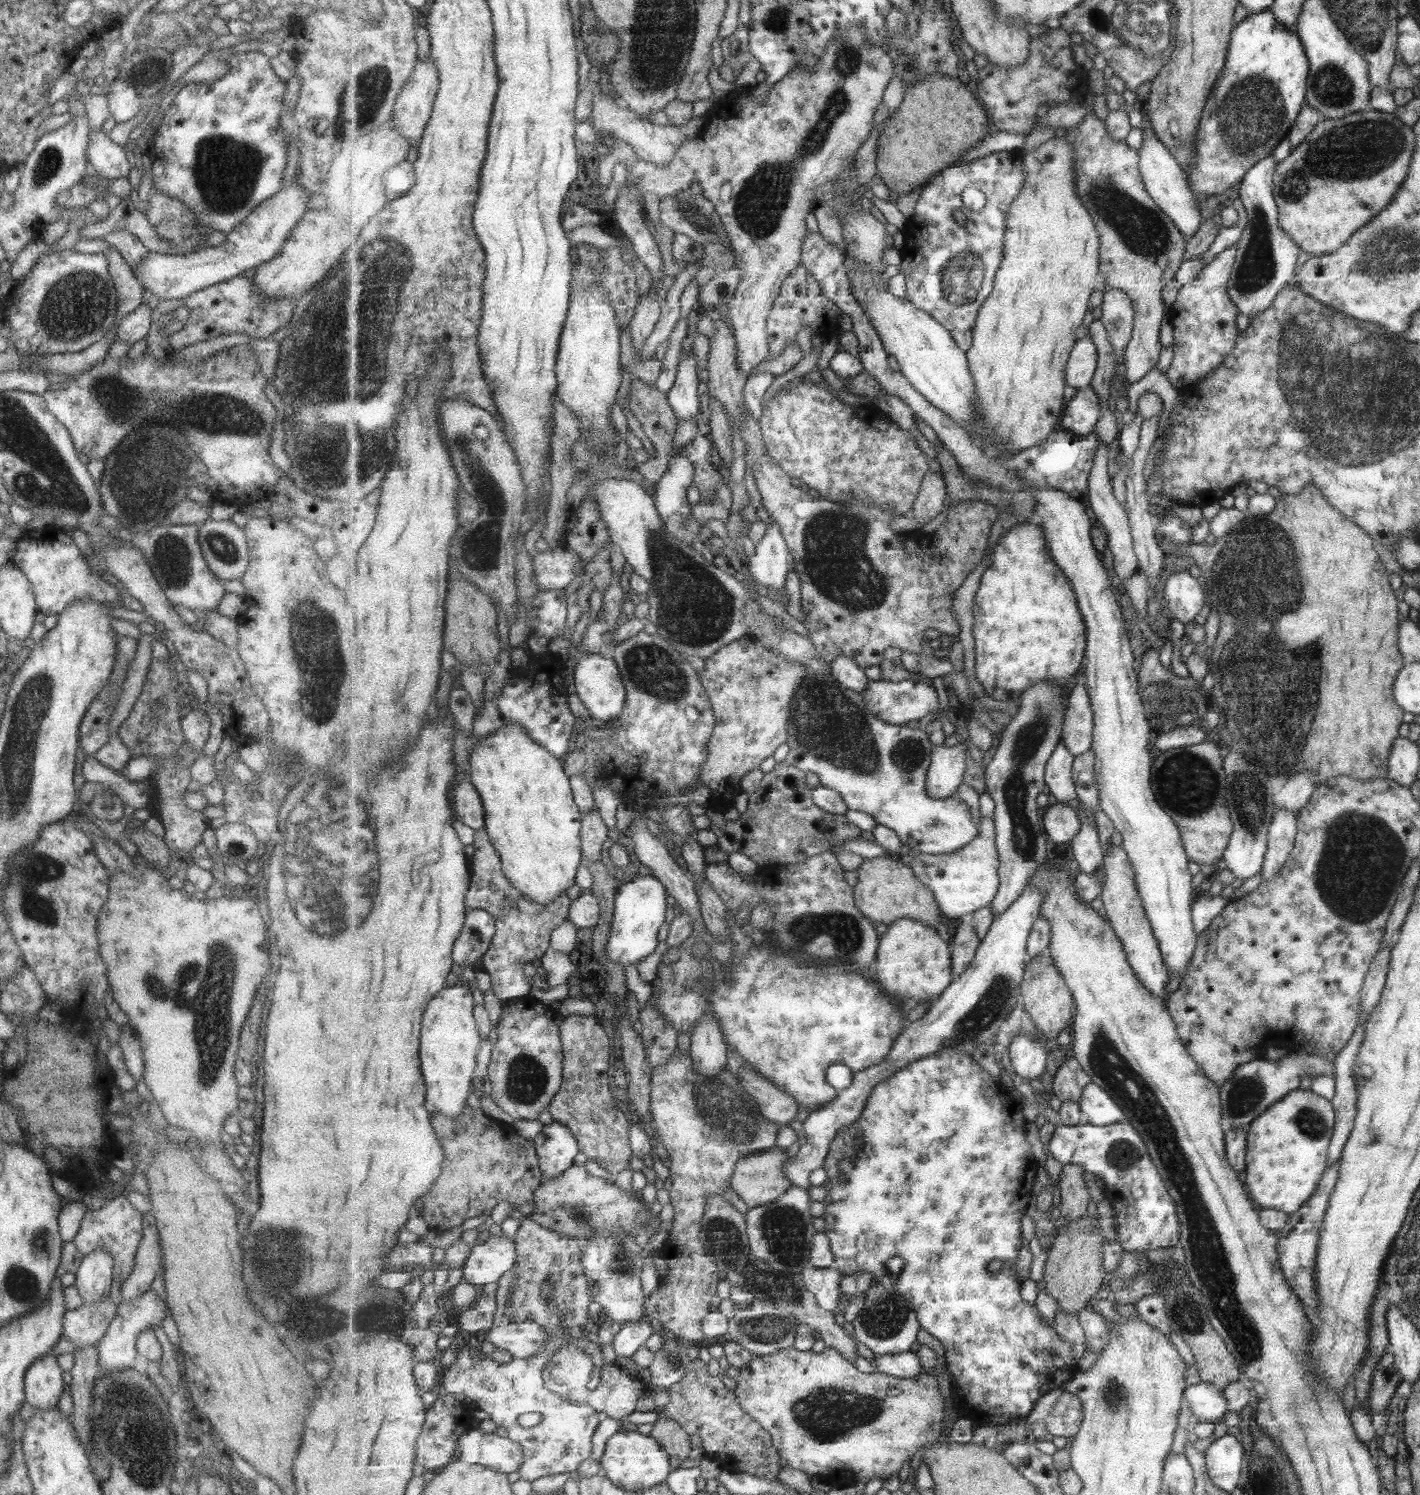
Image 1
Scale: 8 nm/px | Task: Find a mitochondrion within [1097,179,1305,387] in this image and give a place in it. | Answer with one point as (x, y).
(1256, 269)

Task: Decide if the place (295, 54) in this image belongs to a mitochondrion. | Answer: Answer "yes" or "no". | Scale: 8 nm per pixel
no

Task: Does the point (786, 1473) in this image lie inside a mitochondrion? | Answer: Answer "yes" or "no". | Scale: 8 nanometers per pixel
no

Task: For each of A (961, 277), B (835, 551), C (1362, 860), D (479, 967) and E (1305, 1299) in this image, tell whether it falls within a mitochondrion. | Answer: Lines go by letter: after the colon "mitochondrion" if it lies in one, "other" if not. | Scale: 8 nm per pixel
A: mitochondrion
B: mitochondrion
C: mitochondrion
D: other
E: other

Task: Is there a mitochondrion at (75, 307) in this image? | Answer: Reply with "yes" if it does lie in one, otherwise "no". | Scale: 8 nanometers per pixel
yes

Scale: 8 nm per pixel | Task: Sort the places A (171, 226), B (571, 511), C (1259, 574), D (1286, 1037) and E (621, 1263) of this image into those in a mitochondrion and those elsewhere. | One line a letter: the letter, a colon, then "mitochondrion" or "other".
A: mitochondrion
B: other
C: mitochondrion
D: other
E: mitochondrion

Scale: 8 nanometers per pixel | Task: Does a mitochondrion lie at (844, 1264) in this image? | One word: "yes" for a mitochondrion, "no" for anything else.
no

